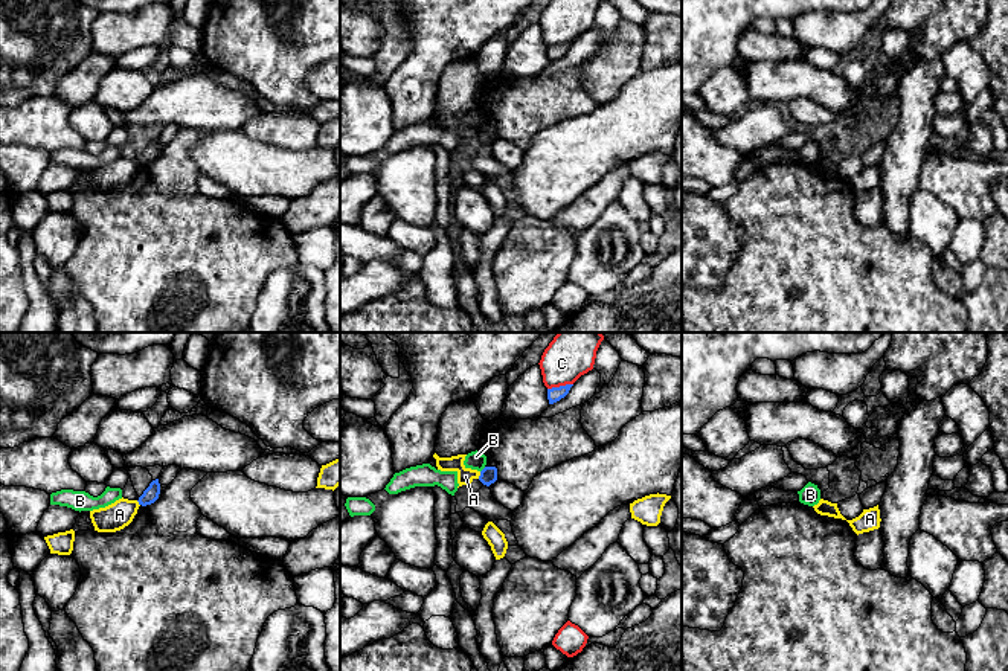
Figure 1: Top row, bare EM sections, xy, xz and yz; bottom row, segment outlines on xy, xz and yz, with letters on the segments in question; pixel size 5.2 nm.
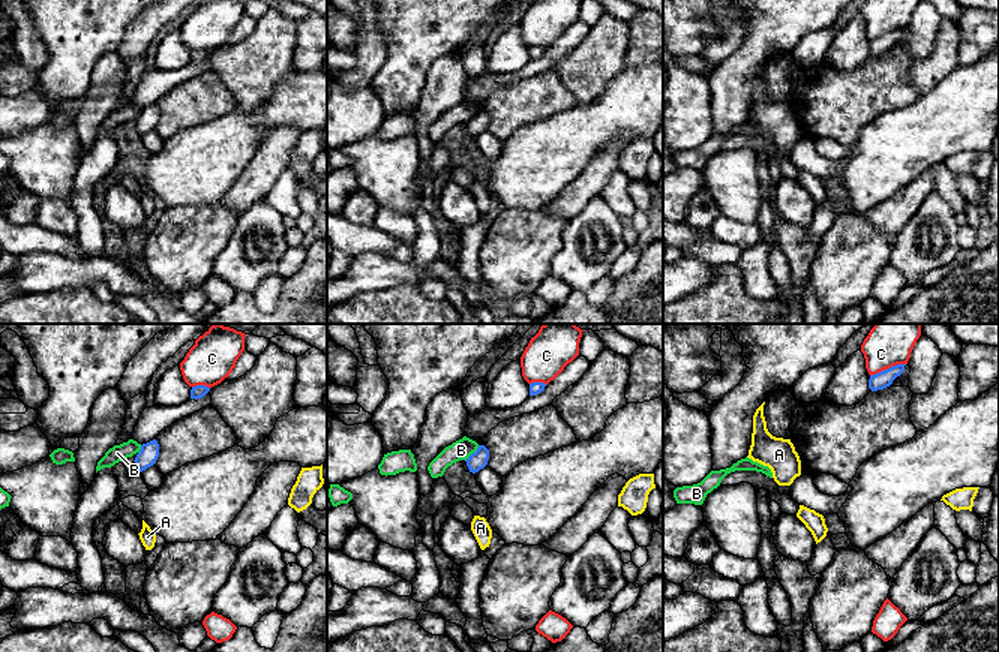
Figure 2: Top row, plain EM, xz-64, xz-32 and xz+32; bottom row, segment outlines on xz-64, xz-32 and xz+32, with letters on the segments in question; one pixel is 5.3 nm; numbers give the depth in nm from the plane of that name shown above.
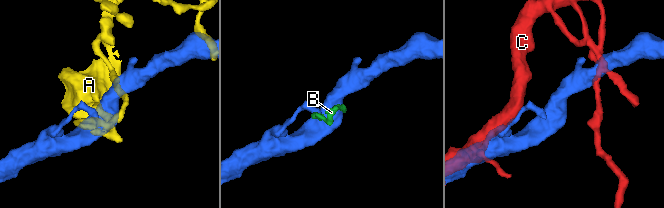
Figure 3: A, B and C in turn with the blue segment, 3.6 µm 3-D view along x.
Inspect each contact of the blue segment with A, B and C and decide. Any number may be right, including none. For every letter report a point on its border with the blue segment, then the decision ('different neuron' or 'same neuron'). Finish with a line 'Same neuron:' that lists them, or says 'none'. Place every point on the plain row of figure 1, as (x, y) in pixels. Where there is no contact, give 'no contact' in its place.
A: meets blue in xz at (481, 133); different neuron
B: meets blue in xz at (482, 128); different neuron
C: meets blue in xz at (560, 44); different neuron
Same neuron: none

